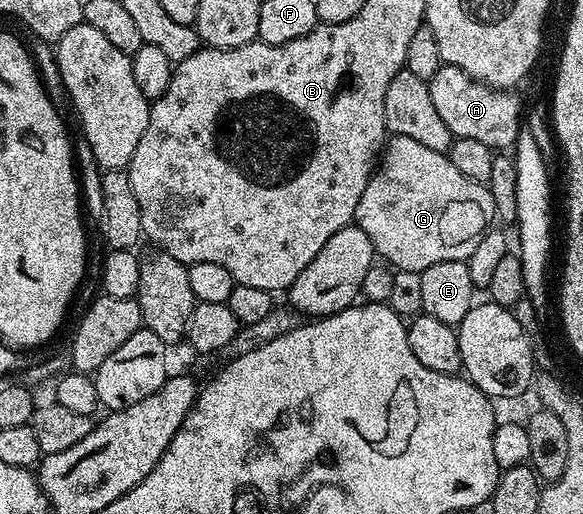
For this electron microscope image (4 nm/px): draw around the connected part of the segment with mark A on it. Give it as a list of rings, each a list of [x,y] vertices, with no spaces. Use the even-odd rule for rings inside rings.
[[[442,64],[439,72],[428,82],[435,111],[439,111],[454,138],[479,139],[479,143],[487,143],[487,147],[494,151],[514,148],[523,126],[523,109],[521,111],[521,101],[516,92],[484,85],[482,81],[468,77],[459,67],[446,64]]]

